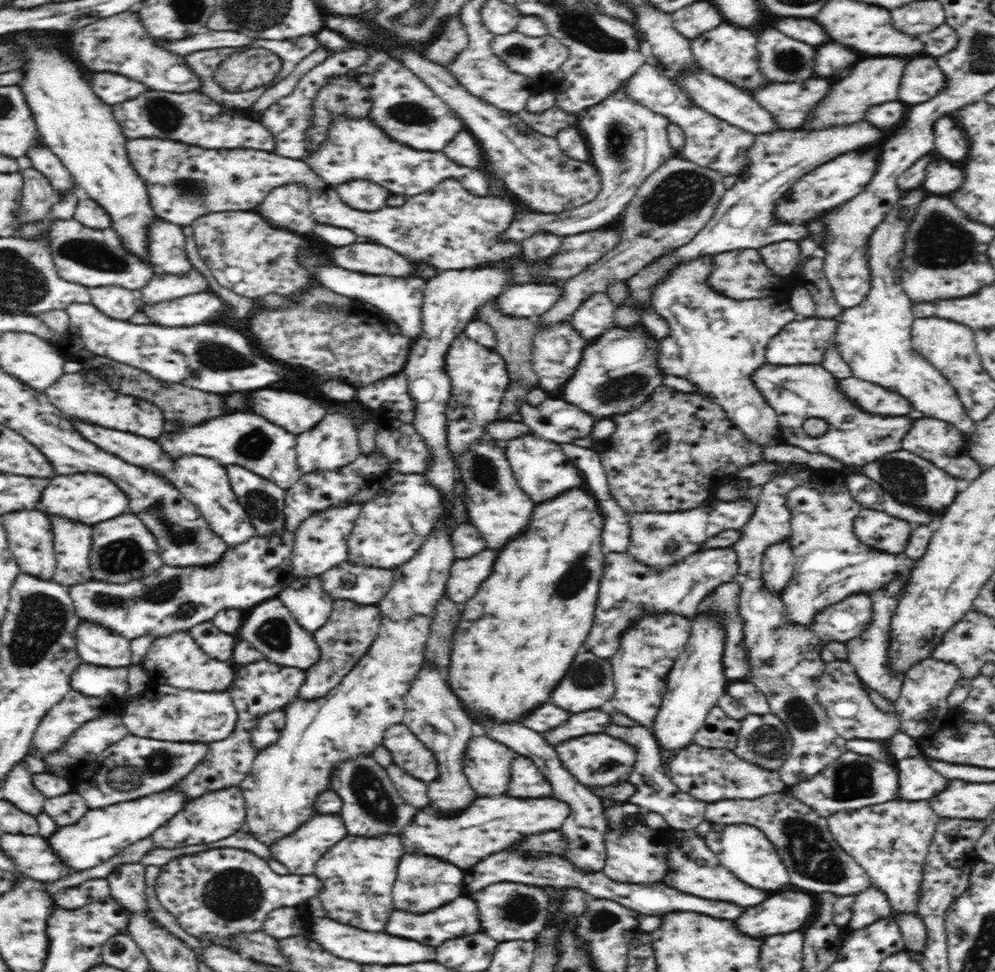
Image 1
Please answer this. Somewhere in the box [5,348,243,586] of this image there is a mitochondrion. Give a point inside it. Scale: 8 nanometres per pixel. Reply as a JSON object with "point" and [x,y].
{"point":[189,536]}

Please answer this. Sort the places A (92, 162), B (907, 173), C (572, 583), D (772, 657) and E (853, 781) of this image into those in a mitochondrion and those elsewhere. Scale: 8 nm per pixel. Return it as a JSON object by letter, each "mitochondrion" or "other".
{"A":"other","B":"other","C":"mitochondrion","D":"mitochondrion","E":"mitochondrion"}

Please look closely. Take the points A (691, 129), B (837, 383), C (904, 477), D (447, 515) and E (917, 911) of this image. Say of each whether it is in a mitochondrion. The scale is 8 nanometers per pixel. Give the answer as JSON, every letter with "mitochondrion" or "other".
{"A":"other","B":"other","C":"mitochondrion","D":"other","E":"other"}

